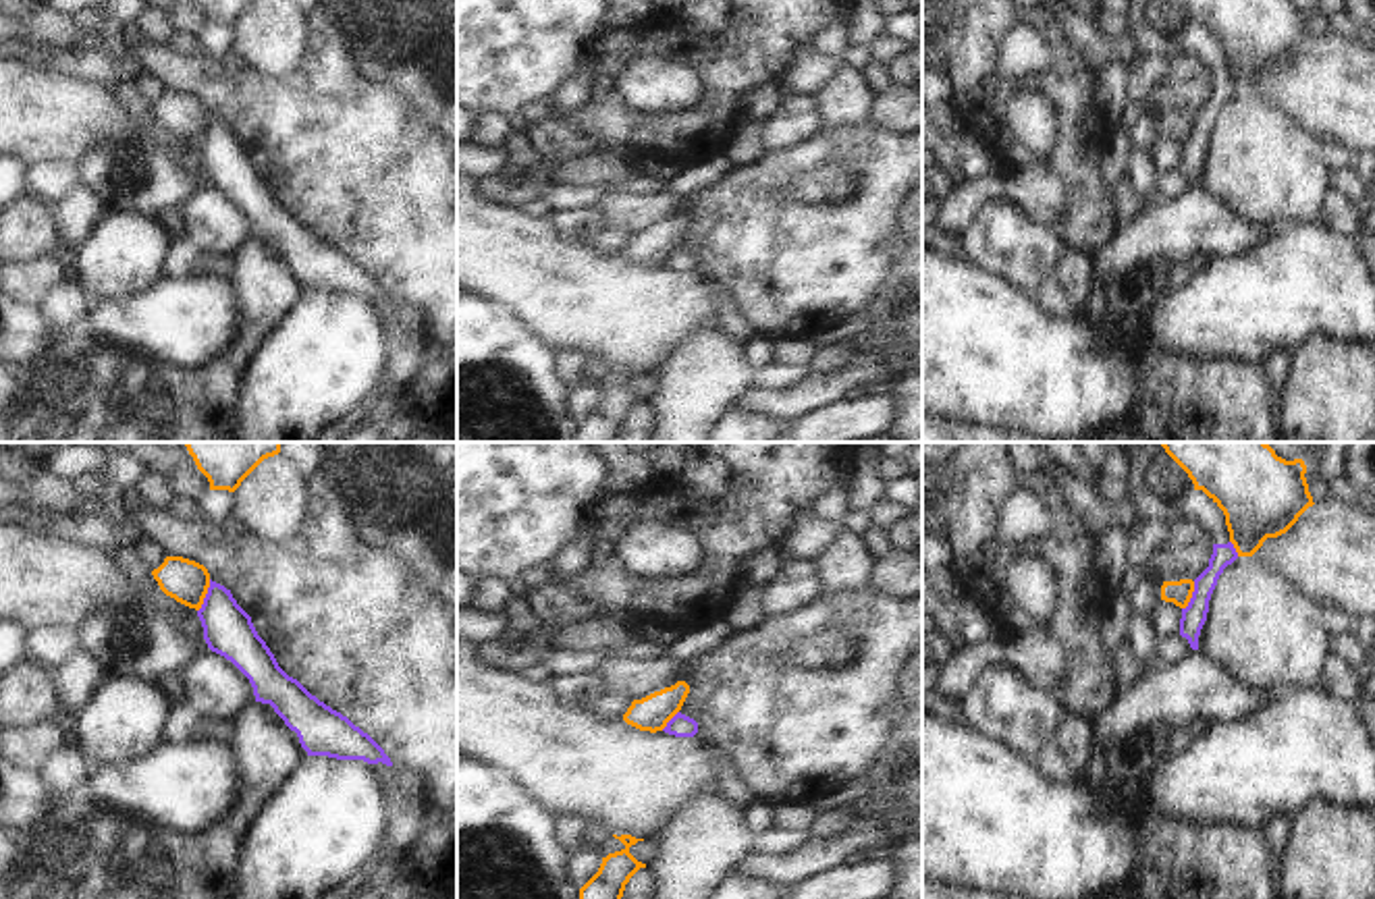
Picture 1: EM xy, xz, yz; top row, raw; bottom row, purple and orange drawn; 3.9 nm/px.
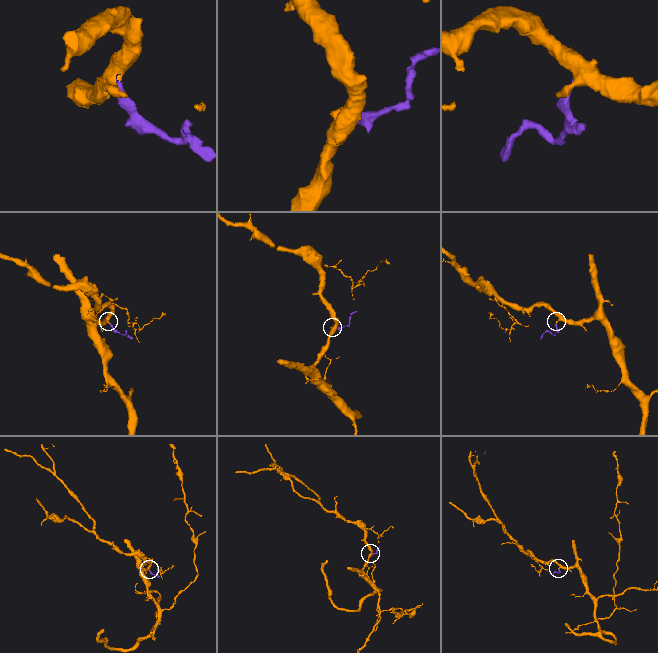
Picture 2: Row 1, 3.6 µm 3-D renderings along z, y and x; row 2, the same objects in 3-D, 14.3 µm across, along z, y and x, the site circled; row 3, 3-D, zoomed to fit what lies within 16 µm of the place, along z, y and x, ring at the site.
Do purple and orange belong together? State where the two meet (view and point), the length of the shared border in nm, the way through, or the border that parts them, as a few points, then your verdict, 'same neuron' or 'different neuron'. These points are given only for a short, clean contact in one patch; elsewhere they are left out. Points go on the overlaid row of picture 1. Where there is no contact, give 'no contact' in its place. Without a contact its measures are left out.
contact xy (206, 596); length 140 nm; border xy (210, 580), (198, 611); different neuron

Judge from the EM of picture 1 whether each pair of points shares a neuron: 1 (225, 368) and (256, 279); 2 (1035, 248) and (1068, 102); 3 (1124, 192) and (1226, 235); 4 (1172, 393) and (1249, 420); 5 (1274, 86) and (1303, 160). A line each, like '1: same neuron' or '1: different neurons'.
1: same neuron
2: different neurons
3: different neurons
4: same neuron
5: different neurons

